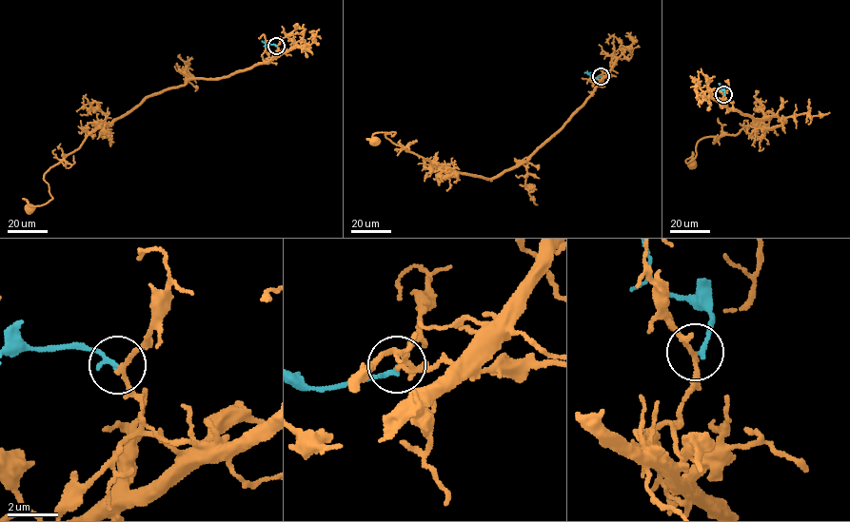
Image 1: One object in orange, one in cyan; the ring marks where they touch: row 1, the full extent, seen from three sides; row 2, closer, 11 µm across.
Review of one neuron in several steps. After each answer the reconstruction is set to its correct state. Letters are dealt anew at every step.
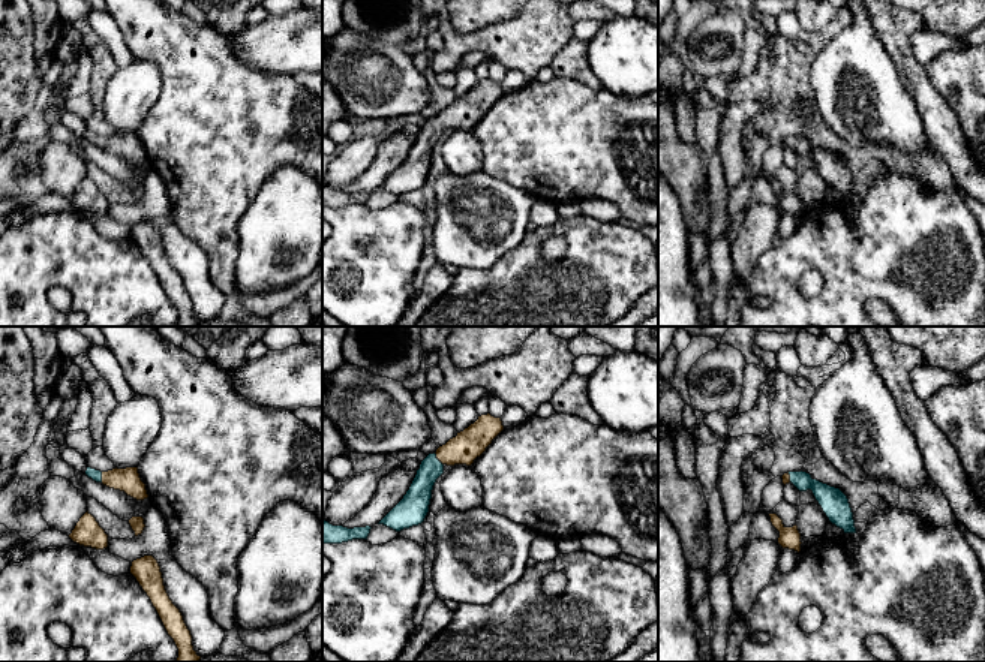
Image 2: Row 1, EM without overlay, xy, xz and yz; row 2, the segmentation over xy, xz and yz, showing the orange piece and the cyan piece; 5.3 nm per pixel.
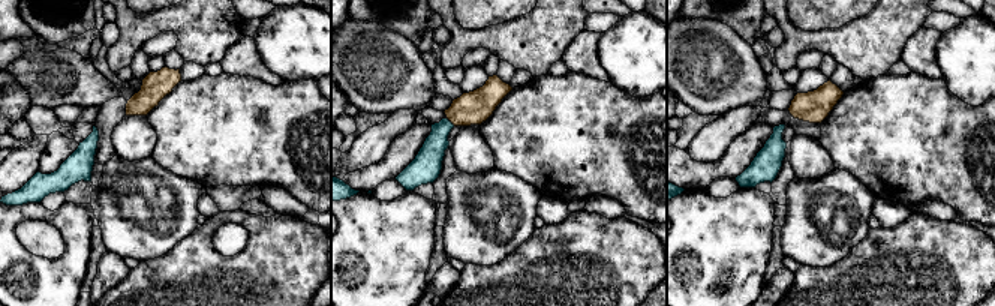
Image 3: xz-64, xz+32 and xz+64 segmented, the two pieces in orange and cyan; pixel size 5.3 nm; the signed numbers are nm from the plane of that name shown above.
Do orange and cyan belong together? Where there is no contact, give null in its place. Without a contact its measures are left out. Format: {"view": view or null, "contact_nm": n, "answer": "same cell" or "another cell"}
{"view": "xz", "contact_nm": 90, "answer": "same cell"}

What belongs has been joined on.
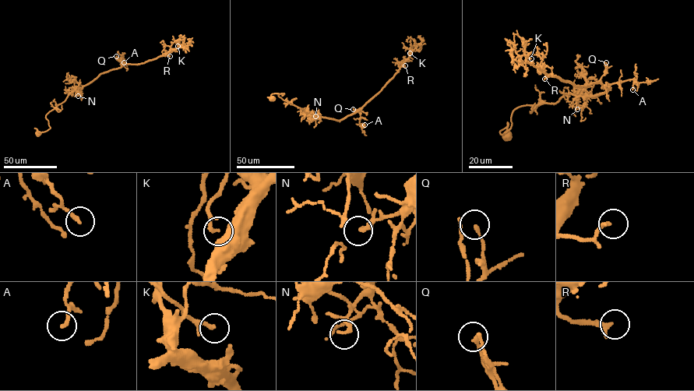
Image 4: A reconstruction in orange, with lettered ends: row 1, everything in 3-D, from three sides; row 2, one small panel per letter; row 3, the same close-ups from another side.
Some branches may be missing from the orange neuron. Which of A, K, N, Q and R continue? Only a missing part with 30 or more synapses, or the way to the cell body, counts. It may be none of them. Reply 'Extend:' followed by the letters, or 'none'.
Extend: R

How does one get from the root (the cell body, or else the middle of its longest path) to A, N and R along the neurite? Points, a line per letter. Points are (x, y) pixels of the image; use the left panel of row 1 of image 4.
A: (38, 134), (37, 130), (50, 128), (45, 116), (72, 92), (120, 68), (119, 58), (124, 62)
N: (38, 134), (37, 130), (44, 132), (51, 128), (45, 117), (49, 112), (79, 89), (78, 96)
R: (38, 134), (37, 130), (51, 128), (45, 117), (49, 112), (101, 74), (125, 64), (170, 56)

